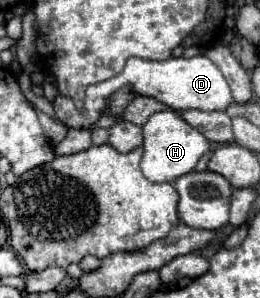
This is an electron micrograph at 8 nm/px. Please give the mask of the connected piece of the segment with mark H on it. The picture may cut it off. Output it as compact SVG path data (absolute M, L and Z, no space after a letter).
M171 108L163 112L155 112L155 116L151 116L143 126L143 136L145 136L143 142L145 152L141 158L141 172L151 182L173 182L179 176L193 172L199 158L211 148L209 140L197 128L189 126L181 118L181 114Z

